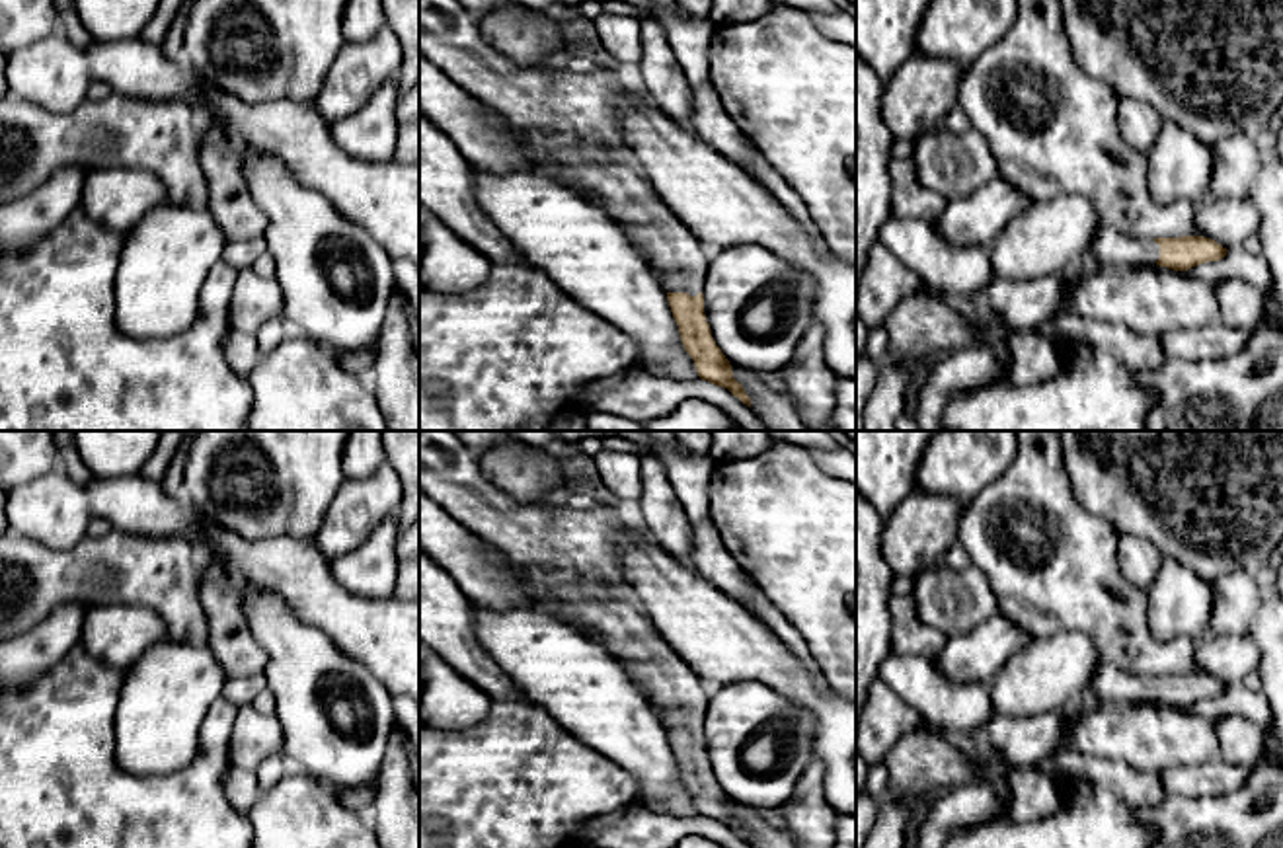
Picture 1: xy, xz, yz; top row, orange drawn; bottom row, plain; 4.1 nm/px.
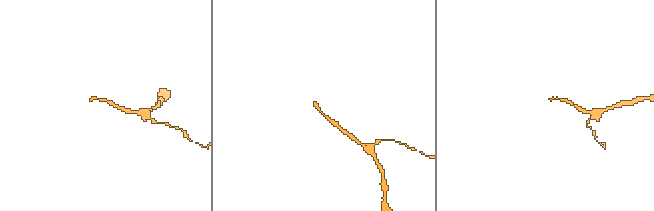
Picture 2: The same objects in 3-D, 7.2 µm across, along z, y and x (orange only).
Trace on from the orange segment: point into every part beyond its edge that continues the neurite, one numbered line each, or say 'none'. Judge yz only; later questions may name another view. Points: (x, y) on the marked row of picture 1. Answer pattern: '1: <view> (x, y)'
1: yz (1114, 250)

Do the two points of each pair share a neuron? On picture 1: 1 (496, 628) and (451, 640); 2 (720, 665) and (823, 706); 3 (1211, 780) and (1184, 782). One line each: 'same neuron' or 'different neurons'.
1: different neurons
2: same neuron
3: same neuron

